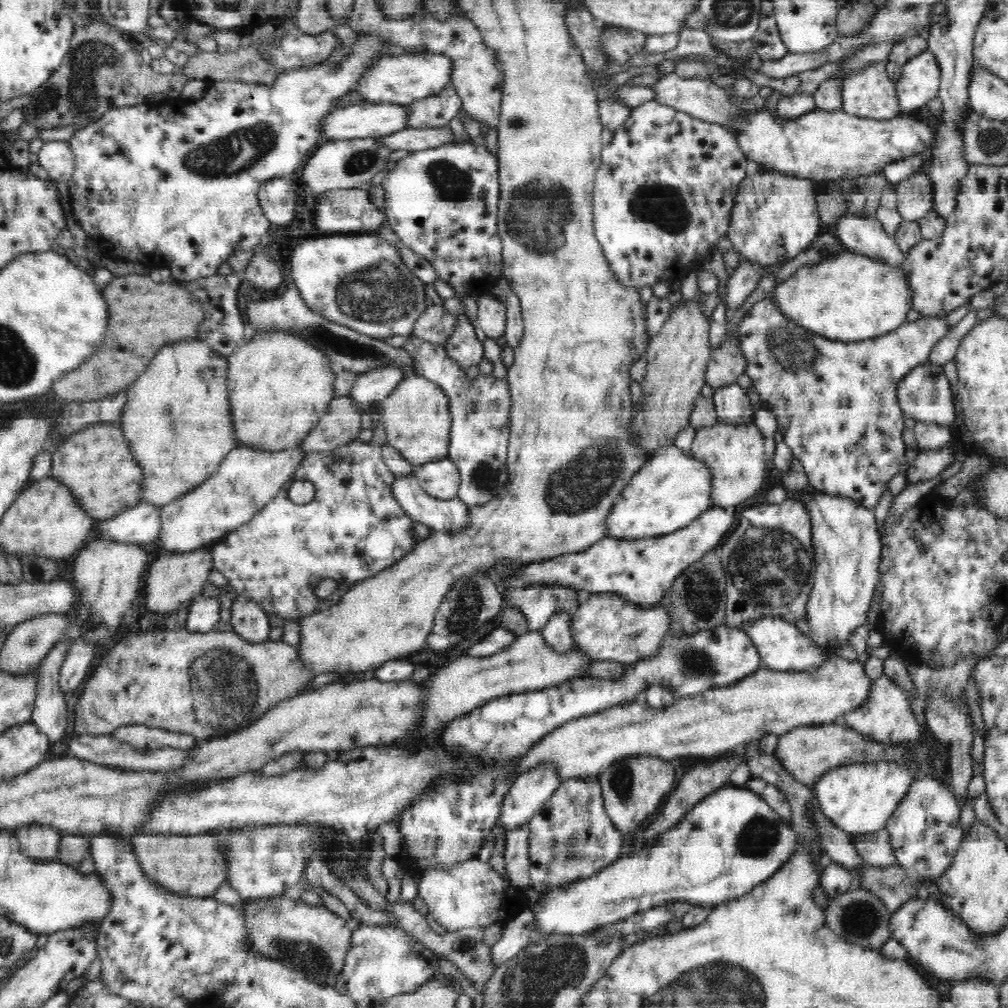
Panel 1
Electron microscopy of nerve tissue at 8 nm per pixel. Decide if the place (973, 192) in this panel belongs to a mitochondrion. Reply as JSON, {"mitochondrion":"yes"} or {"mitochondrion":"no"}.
{"mitochondrion":"no"}

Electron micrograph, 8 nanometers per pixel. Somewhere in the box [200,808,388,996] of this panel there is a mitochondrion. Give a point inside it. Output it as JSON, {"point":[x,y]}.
{"point":[309,955]}

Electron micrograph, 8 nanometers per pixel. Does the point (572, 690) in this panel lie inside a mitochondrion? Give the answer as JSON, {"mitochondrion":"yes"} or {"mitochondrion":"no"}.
{"mitochondrion":"no"}

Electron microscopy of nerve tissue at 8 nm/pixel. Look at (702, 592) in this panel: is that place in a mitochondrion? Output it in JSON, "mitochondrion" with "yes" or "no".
{"mitochondrion":"yes"}

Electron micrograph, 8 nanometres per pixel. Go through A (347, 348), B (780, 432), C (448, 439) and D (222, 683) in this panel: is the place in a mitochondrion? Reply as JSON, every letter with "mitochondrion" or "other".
{"A":"mitochondrion","B":"other","C":"other","D":"mitochondrion"}

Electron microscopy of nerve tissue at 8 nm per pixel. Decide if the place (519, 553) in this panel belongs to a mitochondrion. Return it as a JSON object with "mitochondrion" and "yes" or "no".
{"mitochondrion":"no"}

